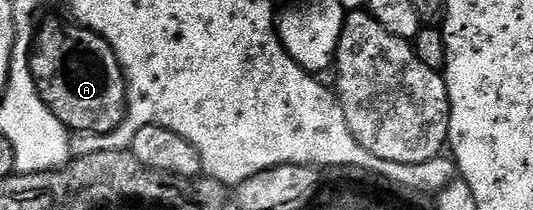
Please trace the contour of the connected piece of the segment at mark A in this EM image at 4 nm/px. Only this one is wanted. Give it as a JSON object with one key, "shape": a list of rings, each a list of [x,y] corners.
{"shape":[[[52,20],[49,24],[42,25],[41,28],[39,25],[38,31],[35,33],[34,47],[30,52],[30,63],[36,89],[42,102],[46,102],[48,109],[64,123],[65,128],[76,134],[106,135],[124,121],[124,113],[128,110],[128,86],[124,67],[103,36],[75,22],[67,23]]]}

